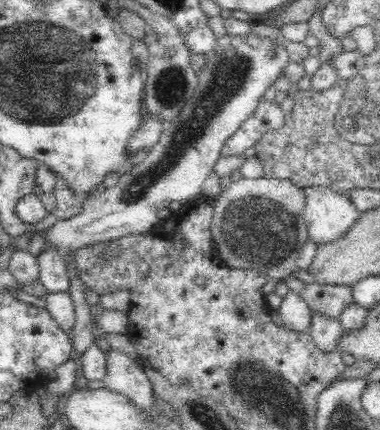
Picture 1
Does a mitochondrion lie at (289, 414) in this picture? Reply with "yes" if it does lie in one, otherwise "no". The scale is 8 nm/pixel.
yes

